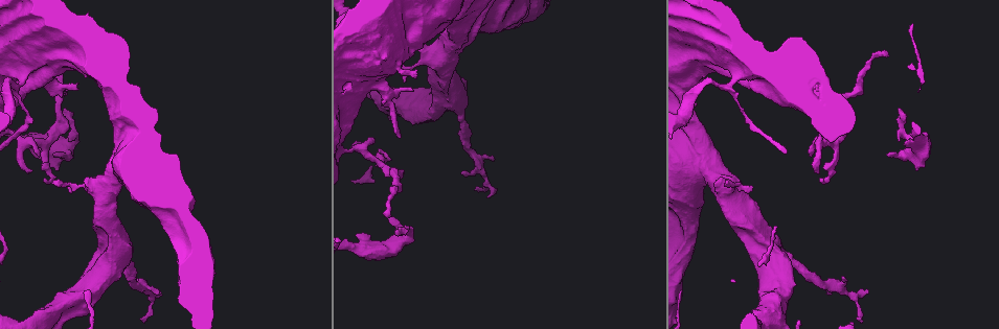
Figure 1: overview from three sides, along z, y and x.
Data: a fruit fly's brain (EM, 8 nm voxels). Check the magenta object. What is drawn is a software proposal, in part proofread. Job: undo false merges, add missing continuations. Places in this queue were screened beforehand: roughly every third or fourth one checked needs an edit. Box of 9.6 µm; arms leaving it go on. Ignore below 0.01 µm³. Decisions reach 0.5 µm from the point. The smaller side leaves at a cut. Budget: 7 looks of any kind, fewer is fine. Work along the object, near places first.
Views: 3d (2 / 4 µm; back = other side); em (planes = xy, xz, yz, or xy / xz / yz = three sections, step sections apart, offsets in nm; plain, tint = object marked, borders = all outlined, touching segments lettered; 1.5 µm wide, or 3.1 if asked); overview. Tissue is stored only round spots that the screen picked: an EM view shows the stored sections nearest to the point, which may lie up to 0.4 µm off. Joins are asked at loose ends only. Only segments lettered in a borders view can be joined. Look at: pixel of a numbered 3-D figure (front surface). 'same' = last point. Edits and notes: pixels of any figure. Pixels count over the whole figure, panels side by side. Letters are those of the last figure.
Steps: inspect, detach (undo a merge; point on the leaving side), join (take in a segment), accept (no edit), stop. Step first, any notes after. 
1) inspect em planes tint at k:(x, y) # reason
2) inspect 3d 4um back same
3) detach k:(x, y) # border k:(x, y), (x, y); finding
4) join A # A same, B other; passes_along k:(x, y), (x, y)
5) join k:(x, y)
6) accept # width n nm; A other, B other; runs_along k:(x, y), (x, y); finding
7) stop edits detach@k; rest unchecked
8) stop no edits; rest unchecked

inspect 3d 4um at 1:(727, 87) # sharp bend

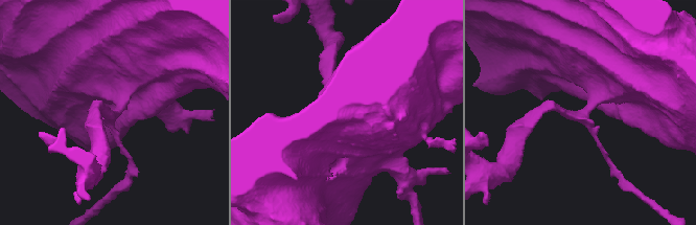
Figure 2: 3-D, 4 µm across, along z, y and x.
inspect em planes plain at 2:(577, 116) # arms 3

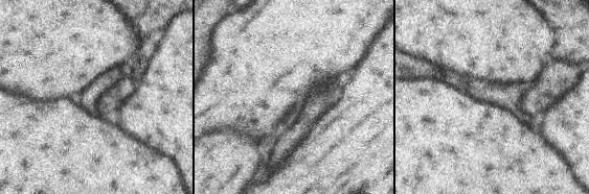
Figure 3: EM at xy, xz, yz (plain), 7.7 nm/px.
inspect em planes borders same # what lies round it

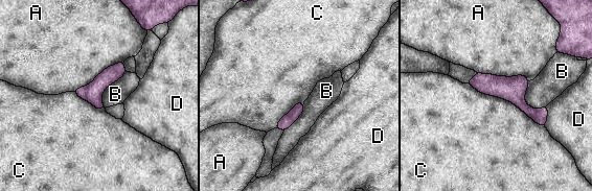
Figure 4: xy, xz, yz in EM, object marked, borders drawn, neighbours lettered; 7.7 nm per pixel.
accept # A other, B other, C other, D other; border 4:(528, 81), (525, 101), (539, 110); all the same neuron

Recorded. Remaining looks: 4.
inspect em xy step 8 tint at 1:(11, 134) # calibre changes

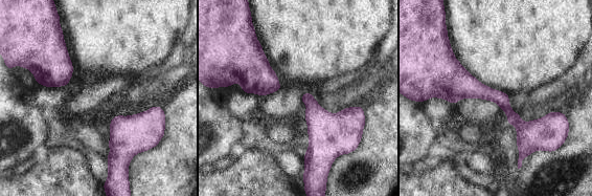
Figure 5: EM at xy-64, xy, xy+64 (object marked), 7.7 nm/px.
inspect em xy step 8 borders same

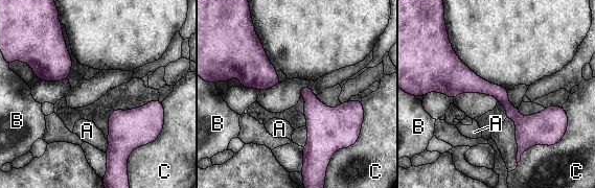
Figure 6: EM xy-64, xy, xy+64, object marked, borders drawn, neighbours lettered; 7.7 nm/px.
accept # width 100 nm; A other, B other, C other; border 6:(108, 140), (108, 148), (105, 153); one neuron here

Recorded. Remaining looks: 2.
stop no edits; rest unchecked

